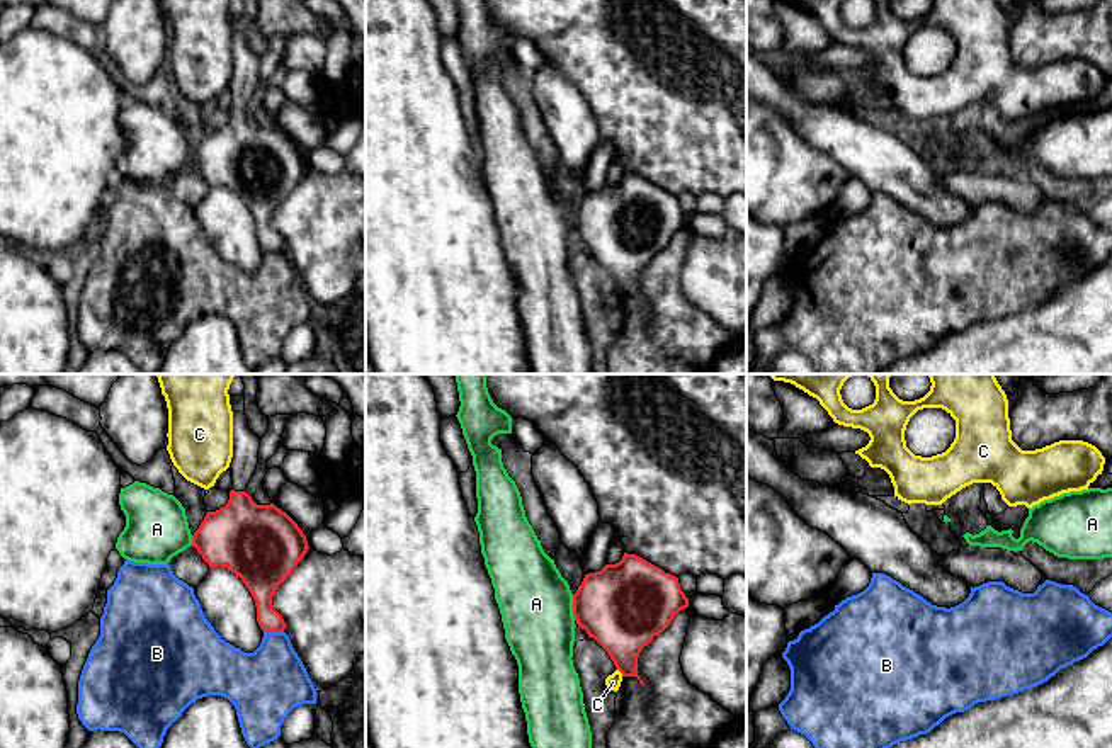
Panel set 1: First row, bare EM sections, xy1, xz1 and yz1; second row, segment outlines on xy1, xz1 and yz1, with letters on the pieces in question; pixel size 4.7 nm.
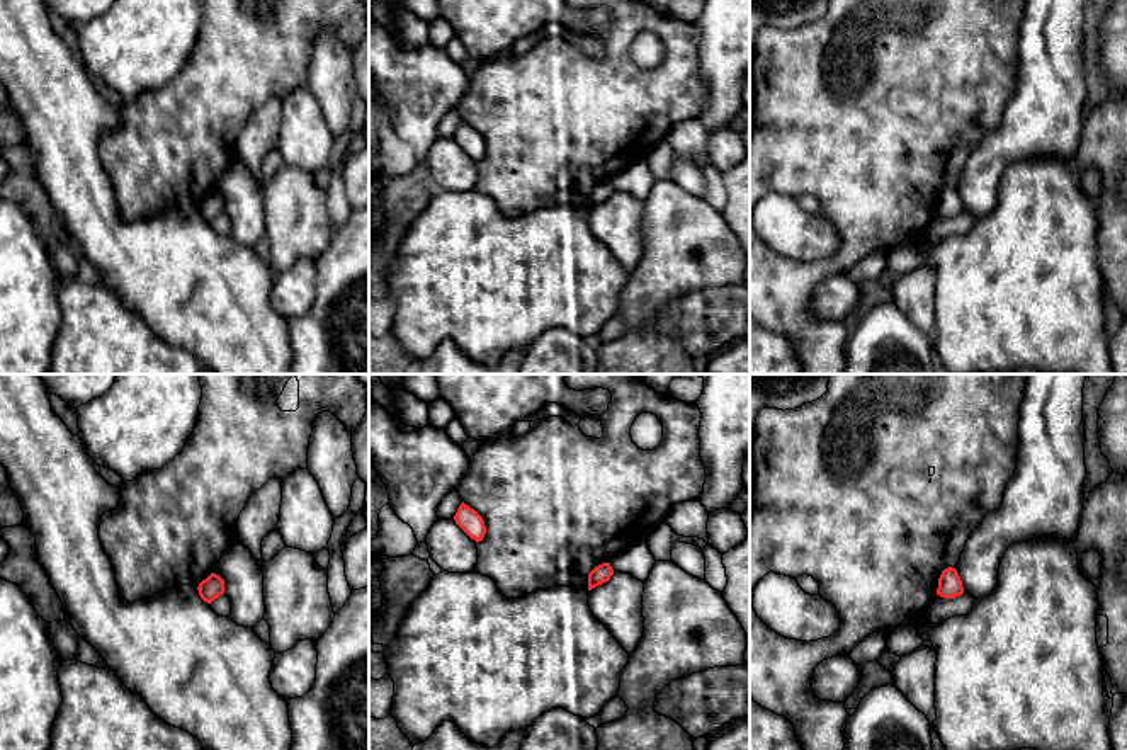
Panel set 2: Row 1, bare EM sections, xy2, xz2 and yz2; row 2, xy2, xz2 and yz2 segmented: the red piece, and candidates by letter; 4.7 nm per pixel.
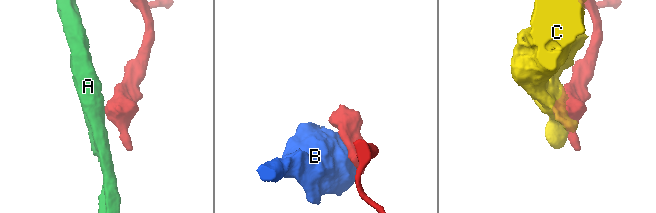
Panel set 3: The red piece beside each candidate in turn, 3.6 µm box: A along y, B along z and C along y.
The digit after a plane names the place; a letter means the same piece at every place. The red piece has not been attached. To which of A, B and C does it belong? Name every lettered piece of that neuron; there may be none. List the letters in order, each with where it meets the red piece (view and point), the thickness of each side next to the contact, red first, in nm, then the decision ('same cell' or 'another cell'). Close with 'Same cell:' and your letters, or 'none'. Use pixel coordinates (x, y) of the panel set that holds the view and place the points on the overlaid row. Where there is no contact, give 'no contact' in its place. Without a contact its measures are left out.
A: meets red in xz1 at (573, 607); 400 nm thick on the red side, 340 nm on the other; another cell
B: meets red in xy1 at (274, 631); 160 nm thick on the red side, 320 nm on the other; another cell
C: meets red in xz1 at (619, 670); 340 nm thick on the red side, 70 nm on the other; another cell
Same cell: none

